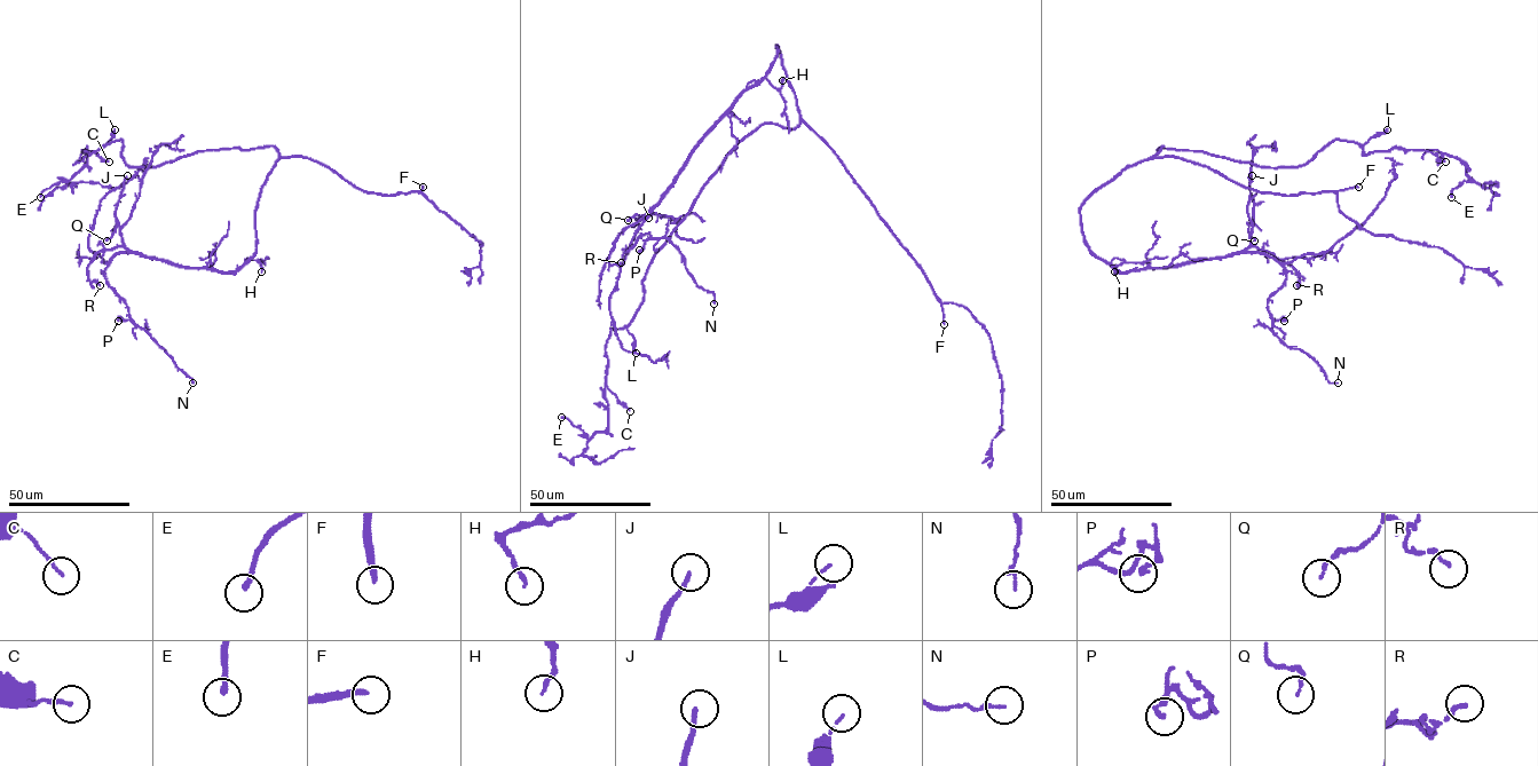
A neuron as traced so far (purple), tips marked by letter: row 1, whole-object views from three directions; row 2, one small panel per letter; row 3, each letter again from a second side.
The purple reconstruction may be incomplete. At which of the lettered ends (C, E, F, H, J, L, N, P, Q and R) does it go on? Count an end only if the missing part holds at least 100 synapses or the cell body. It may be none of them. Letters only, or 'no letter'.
J

